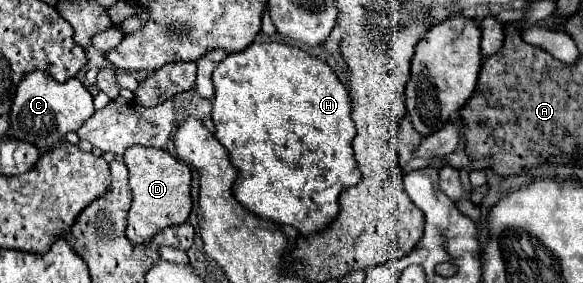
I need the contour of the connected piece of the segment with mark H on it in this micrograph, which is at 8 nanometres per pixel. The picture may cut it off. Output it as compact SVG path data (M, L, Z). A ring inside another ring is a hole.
M253 42L243 52L227 54L227 58L217 64L217 68L213 72L213 82L215 82L215 100L213 100L215 138L227 148L231 164L239 172L239 176L233 184L235 200L239 200L243 208L247 208L251 214L255 214L259 218L271 220L275 224L291 224L291 226L299 228L303 234L315 234L319 230L325 230L339 212L337 198L339 198L341 190L345 190L361 180L361 172L353 158L353 146L351 146L351 142L355 138L355 124L351 120L351 100L349 100L347 88L339 82L335 72L325 62L309 56L301 48L295 48L295 46L289 46L283 42Z

